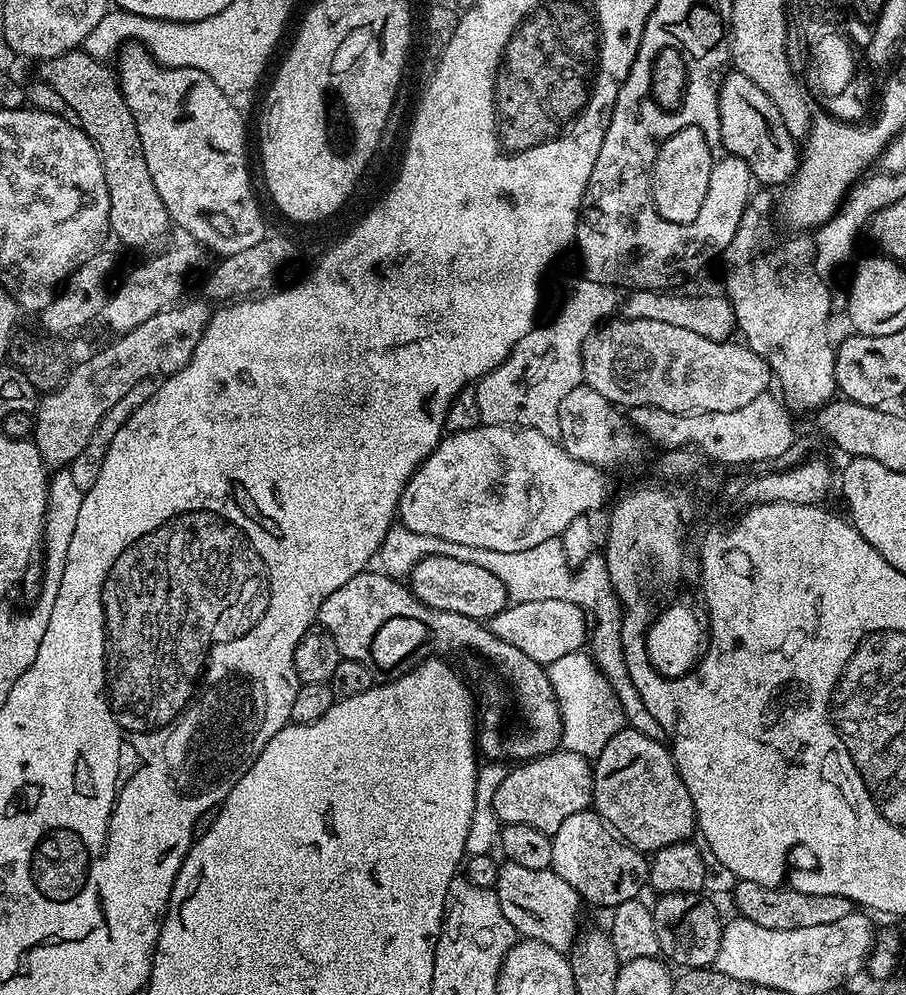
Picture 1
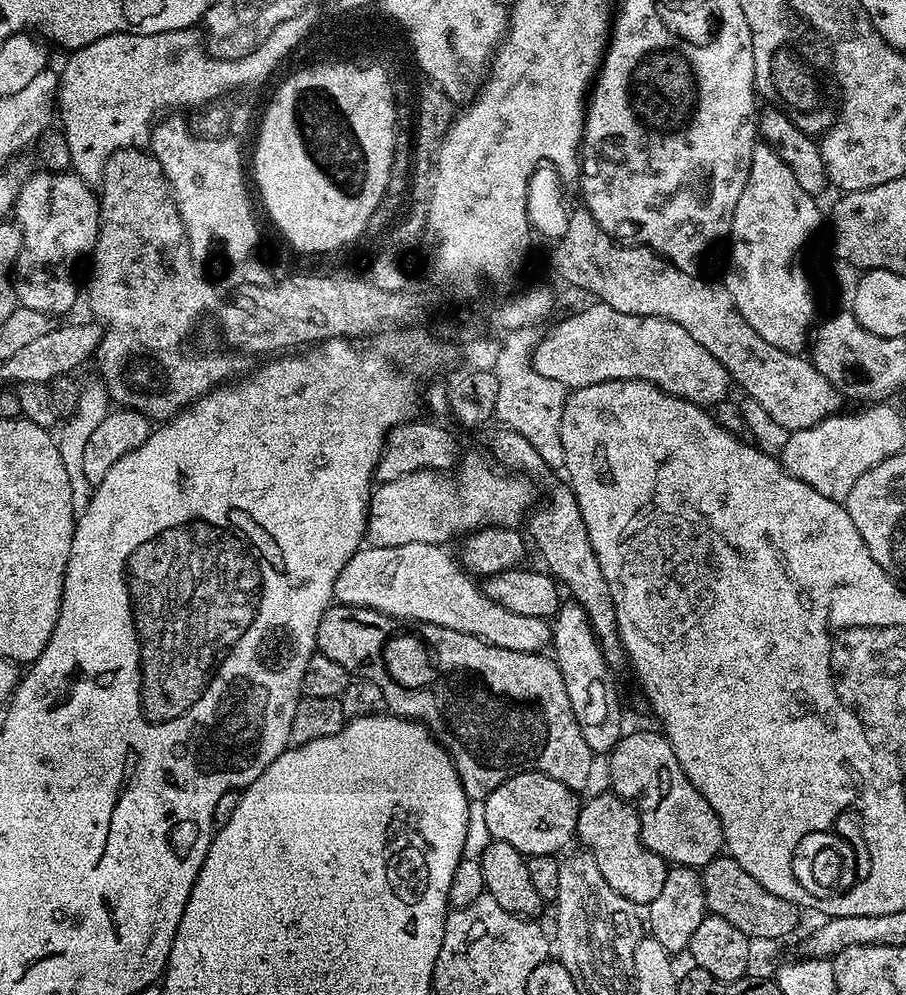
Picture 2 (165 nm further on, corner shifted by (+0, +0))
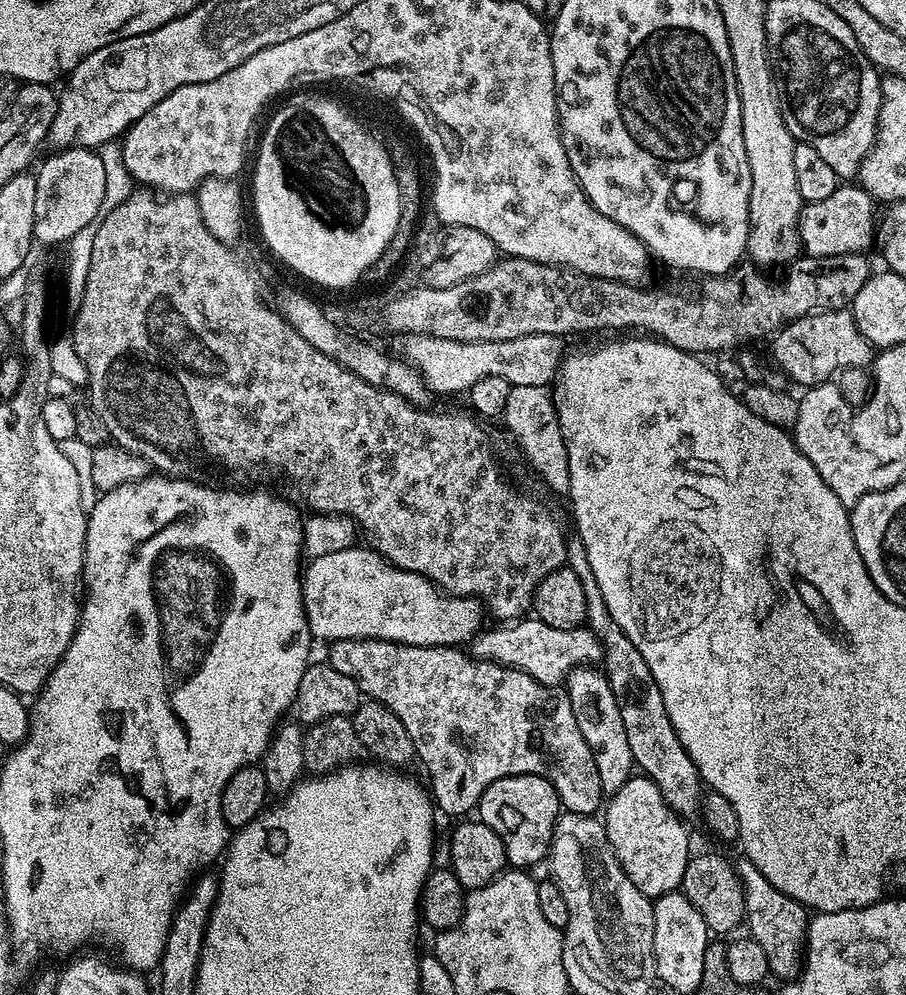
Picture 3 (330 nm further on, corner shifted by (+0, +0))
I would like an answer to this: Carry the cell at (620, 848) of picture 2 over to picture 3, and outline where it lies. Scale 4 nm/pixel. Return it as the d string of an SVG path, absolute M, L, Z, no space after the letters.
M634 774L622 790L611 793L602 812L602 823L622 870L644 896L655 898L683 885L690 859L687 823L672 811L649 776Z

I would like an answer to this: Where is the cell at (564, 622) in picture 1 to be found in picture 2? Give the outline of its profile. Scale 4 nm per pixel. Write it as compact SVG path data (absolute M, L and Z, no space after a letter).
M423 542L385 548L361 547L342 566L335 599L350 606L373 608L401 622L446 626L506 650L543 653L551 645L552 626L547 619L514 614L495 604L447 550L439 544Z

